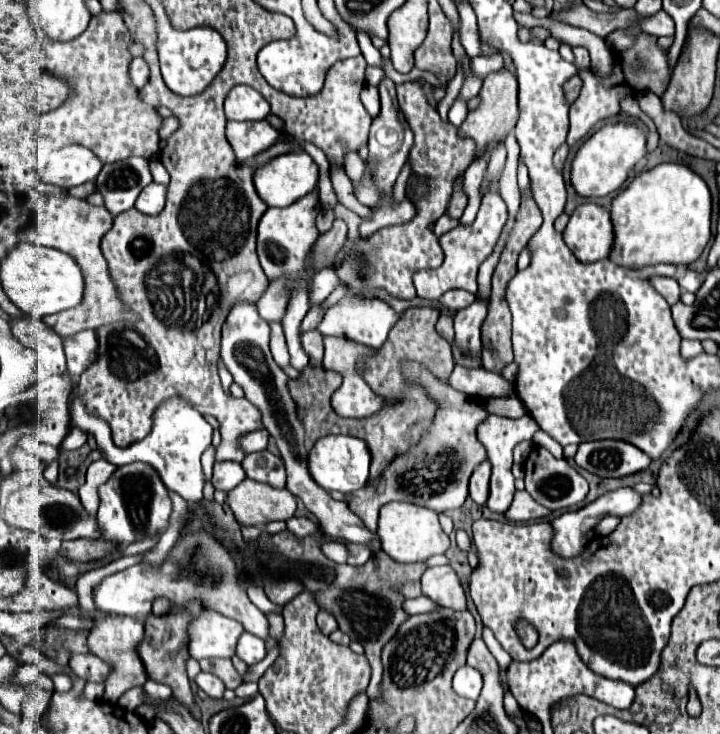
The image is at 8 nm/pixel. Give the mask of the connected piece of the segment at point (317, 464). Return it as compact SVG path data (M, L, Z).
M352 435L320 437L308 453L308 471L312 479L326 491L340 491L346 495L362 489L368 481L368 469L370 469L370 451L366 449L366 443L362 443L358 437Z

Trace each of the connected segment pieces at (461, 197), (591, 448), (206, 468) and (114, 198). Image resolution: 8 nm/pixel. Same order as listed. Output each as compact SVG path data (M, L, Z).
M456 181L454 193L452 193L450 203L448 203L448 213L450 213L454 219L460 219L464 207L466 207L466 195L460 191L460 181Z
M588 441L578 447L576 463L598 477L626 477L650 465L650 457L626 441Z
M210 445L204 453L202 453L202 471L206 481L210 481L210 473L212 473L212 465L214 465L214 447Z
M128 157L114 165L104 165L96 177L96 191L104 197L104 207L118 215L134 207L140 191L152 183L148 159Z

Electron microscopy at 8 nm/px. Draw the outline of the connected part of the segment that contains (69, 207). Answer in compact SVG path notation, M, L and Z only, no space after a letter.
M68 193L62 195L62 253L68 253L82 269L84 297L82 297L82 305L76 305L72 309L56 313L56 315L46 315L42 319L60 337L70 337L70 335L76 335L86 329L98 329L106 323L120 321L120 319L128 319L128 321L138 319L134 313L126 311L126 307L120 303L114 283L110 281L106 259L102 257L102 251L100 251L100 239L110 229L112 219L114 217L110 213L106 213L104 207L92 207L84 199L76 199Z

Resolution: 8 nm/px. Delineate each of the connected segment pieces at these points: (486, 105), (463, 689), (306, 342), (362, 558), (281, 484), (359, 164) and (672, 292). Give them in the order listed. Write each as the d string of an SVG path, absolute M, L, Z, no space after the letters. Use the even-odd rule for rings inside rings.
M508 69L488 73L484 77L480 99L482 99L482 103L478 105L478 109L470 111L466 121L460 125L460 133L468 135L476 141L478 155L482 155L482 149L492 147L496 141L502 141L506 137L506 133L518 121L518 81L516 81L514 73L510 73Z
M464 665L456 671L454 675L454 691L462 697L468 697L468 699L476 699L480 695L480 689L482 689L482 675L470 667L470 665Z
M314 329L314 331L306 331L302 333L302 349L306 351L306 355L310 357L310 361L314 363L322 363L322 353L324 353L324 347L322 347L322 335Z
M346 542L348 549L348 564L350 565L362 565L368 561L368 555L372 555L370 551L370 545L360 545L351 542Z
M260 451L260 453L248 453L242 461L244 473L248 479L258 481L258 483L268 483L274 489L284 489L286 487L286 471L284 463L280 457L272 455L270 451Z
M350 155L348 159L346 159L346 175L348 175L348 179L352 181L352 183L358 183L362 177L364 177L364 171L366 171L366 165L364 165L364 161L358 157L358 155Z
M654 277L652 279L654 289L668 301L668 305L674 305L680 301L680 285L672 277Z

